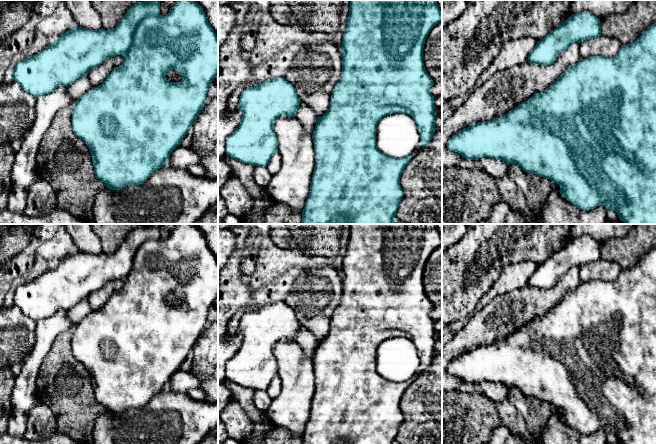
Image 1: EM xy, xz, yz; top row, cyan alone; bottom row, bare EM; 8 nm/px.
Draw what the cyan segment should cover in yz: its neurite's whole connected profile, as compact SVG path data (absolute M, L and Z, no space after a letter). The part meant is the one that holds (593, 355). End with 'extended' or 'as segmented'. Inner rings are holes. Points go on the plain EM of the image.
M656 246L643 255L634 266L621 269L615 281L591 280L569 290L547 313L534 318L504 340L486 346L477 346L452 360L447 373L467 384L482 381L501 383L507 389L517 388L527 397L546 401L560 410L560 418L581 434L597 430L613 433L620 444L656 444Z; as segmented

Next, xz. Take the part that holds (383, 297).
M351 224L349 240L340 272L342 277L342 298L332 315L329 333L323 340L318 341L312 358L315 391L310 409L310 417L302 435L302 444L396 444L398 429L404 419L400 409L400 401L412 380L395 382L382 377L376 370L376 353L378 346L386 339L404 337L410 339L415 344L422 371L425 371L432 364L435 357L436 340L434 334L436 331L434 320L430 317L430 313L434 306L428 299L423 287L423 272L430 254L441 245L442 236L436 224Z; as segmented

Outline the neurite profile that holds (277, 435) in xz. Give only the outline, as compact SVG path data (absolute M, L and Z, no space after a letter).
M274 426L265 444L302 444L302 437L293 437L287 428Z

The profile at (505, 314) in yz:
M573 266L548 290L529 285L495 297L487 306L476 310L468 323L442 348L442 391L470 390L496 402L504 401L508 389L501 383L482 381L467 384L447 373L450 362L477 346L504 340L534 318L547 313L566 294L580 284L580 271Z

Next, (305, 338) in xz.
M300 326L295 340L300 345L305 355L312 360L318 344L314 334L304 326Z

